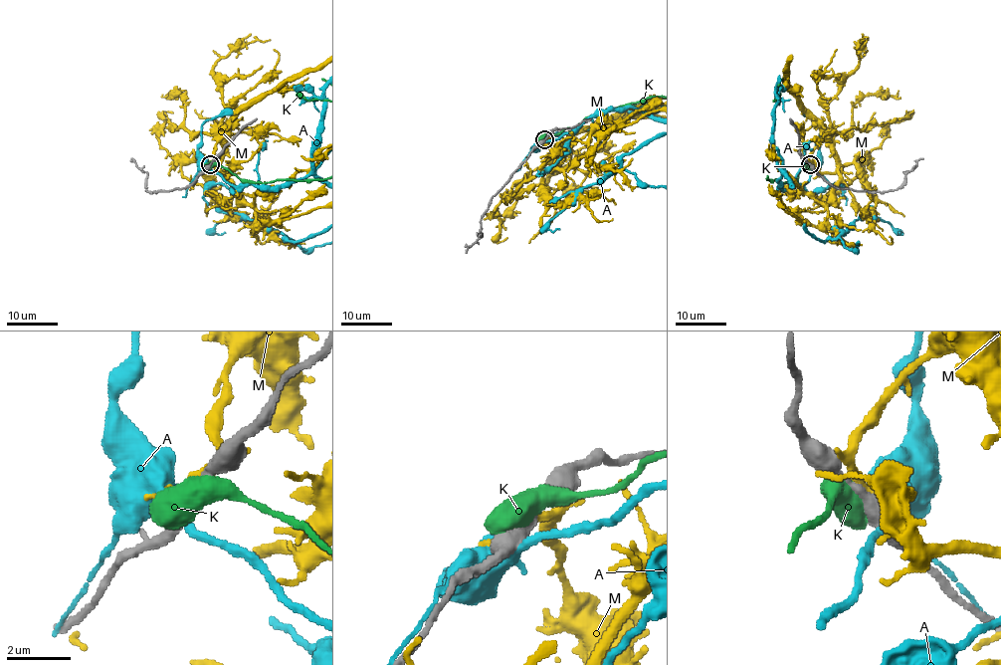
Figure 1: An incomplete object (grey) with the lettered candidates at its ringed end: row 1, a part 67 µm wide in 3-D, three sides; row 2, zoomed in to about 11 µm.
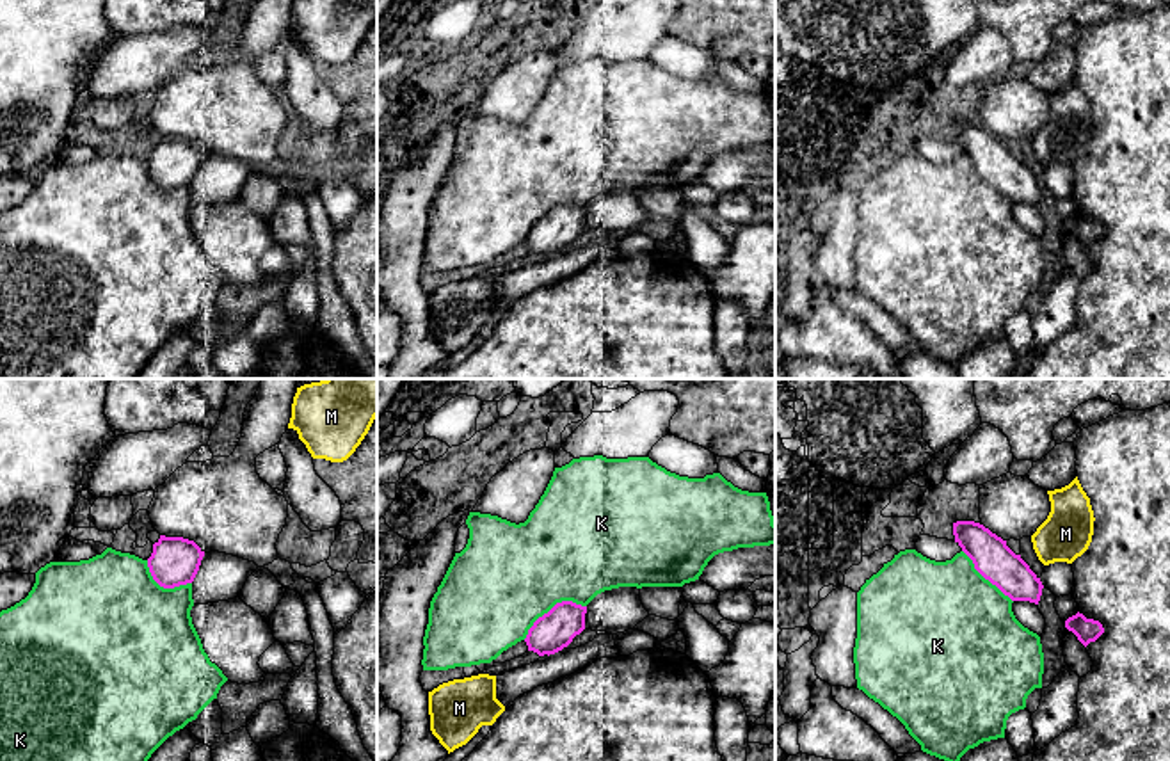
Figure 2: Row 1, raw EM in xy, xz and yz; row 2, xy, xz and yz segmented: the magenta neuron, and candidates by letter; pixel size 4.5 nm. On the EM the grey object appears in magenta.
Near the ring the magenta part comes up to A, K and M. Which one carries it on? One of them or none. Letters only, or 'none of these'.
none of these

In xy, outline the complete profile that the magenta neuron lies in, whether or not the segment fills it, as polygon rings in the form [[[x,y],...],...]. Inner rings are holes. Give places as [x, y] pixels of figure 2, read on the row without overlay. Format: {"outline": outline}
{"outline": [[[160,137],[148,169],[160,188],[174,190],[194,183],[203,158],[204,153],[194,142]]]}

